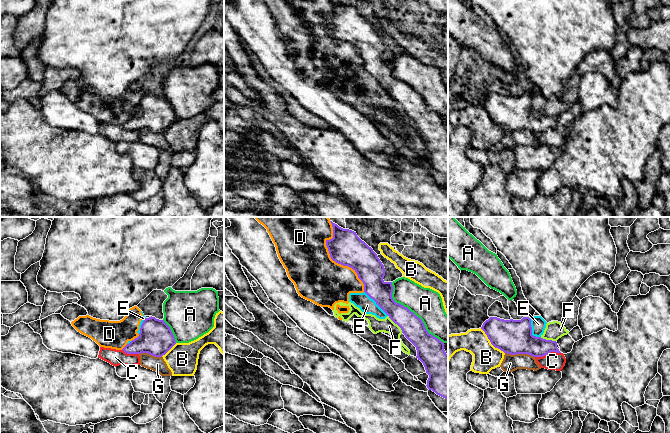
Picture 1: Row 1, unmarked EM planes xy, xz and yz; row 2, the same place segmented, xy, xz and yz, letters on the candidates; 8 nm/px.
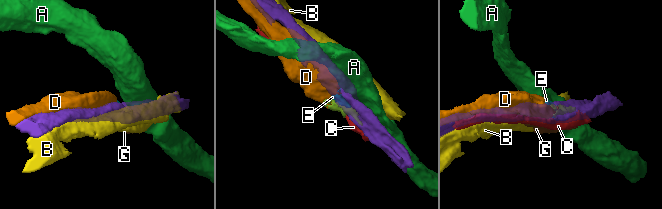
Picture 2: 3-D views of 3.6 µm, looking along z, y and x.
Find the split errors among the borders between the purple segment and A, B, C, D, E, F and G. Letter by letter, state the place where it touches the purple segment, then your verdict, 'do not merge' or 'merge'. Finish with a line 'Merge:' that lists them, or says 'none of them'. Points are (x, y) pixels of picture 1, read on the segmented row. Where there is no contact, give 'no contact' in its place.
A: xz (412, 312) | do not merge
B: yz (490, 341) | do not merge
C: yz (547, 353) | do not merge
D: xz (333, 260) | do not merge
E: xz (376, 303) | do not merge
F: xz (396, 323) | do not merge
G: yz (520, 353) | do not merge
Merge: none of them

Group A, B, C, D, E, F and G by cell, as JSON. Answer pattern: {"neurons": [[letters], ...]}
{"neurons": [["A"], ["B"], ["C"], ["D", "E", "F"], ["G"]]}

